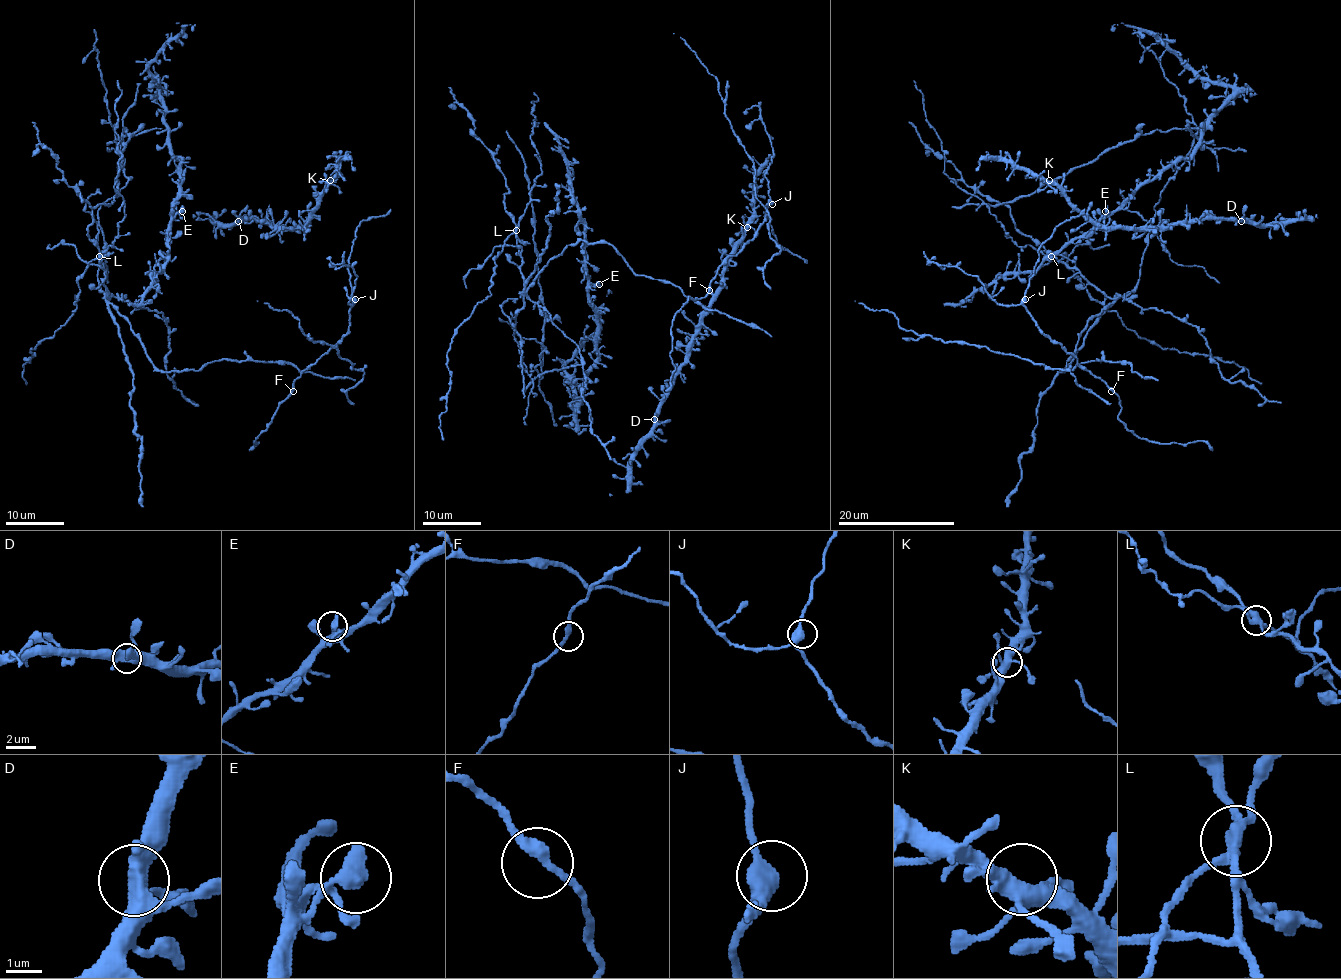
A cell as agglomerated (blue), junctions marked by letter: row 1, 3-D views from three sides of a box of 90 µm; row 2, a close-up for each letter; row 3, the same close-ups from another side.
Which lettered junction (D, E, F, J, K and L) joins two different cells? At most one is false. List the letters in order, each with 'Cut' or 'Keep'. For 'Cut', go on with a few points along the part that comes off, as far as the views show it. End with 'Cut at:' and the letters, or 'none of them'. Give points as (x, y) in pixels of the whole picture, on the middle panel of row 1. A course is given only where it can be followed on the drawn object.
D: Keep
E: Keep
F: Keep
J: Keep
K: Keep
L: Cut. Course of the part to remove: (516, 230), (524, 304), (514, 333), (543, 346), (540, 374), (545, 311), (530, 191), (507, 130)
Cut at: L

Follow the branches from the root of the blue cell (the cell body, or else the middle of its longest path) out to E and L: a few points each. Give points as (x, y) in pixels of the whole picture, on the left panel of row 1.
E: (170, 371), (98, 282), (98, 209), (127, 182), (122, 116), (138, 91), (165, 109), (182, 211)
L: (170, 371), (160, 371), (151, 362), (130, 323), (106, 301), (105, 272), (99, 256)

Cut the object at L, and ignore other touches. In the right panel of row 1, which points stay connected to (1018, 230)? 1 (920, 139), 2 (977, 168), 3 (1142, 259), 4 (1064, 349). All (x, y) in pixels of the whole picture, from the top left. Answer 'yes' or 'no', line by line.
1: yes
2: no
3: yes
4: no

